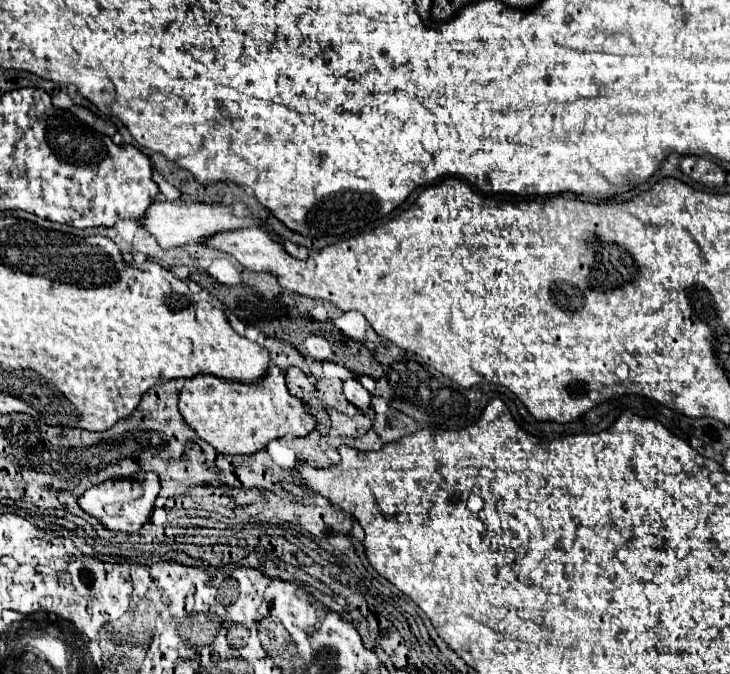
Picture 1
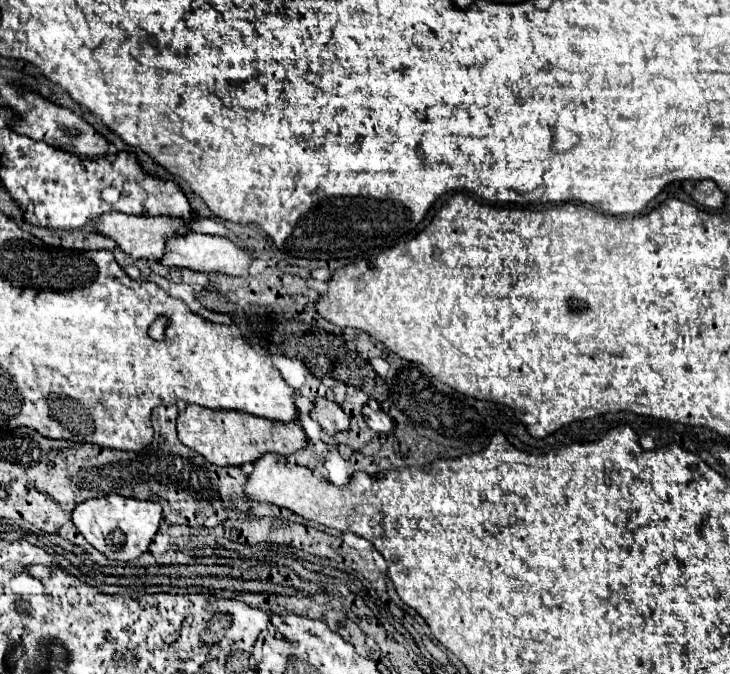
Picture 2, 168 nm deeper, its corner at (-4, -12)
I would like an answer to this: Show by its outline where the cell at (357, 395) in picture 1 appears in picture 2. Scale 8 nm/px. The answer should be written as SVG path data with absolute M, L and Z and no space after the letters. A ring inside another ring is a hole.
M368 404L364 406L364 418L366 418L366 424L374 430L374 432L378 432L378 434L394 434L394 420L388 416L388 414L384 414L382 410L372 410Z

